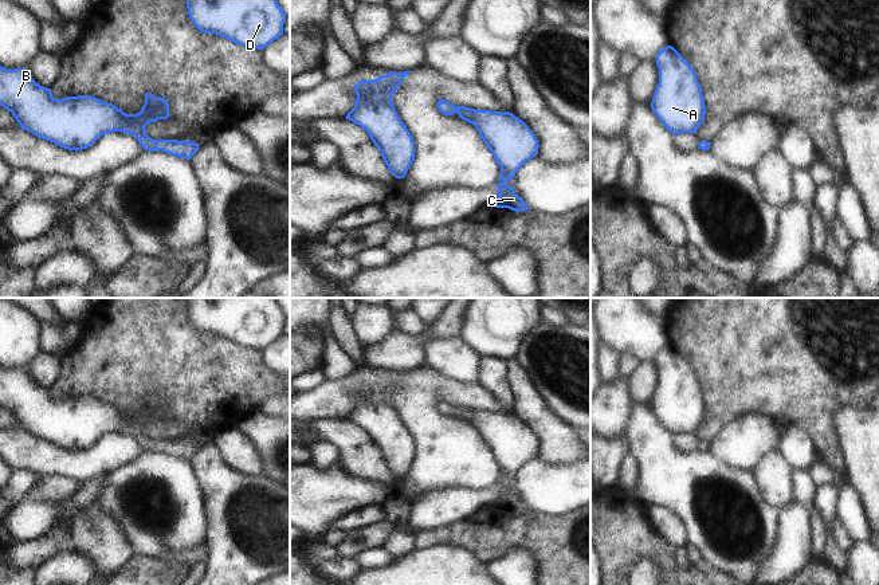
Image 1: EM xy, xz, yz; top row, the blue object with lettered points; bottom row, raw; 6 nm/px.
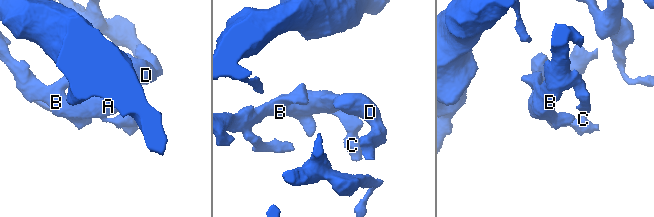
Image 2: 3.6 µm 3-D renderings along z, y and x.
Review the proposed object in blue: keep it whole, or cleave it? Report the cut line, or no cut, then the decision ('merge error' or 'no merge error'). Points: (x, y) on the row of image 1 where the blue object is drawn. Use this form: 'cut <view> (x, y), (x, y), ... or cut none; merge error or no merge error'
cut none; no merge error

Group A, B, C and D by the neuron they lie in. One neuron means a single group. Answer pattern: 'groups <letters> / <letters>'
groups A B C D

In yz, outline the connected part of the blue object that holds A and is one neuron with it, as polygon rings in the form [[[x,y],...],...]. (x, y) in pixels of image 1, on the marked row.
[[[672,47],[656,55],[659,83],[651,109],[672,134],[696,133],[705,121],[705,98],[694,68]]]

